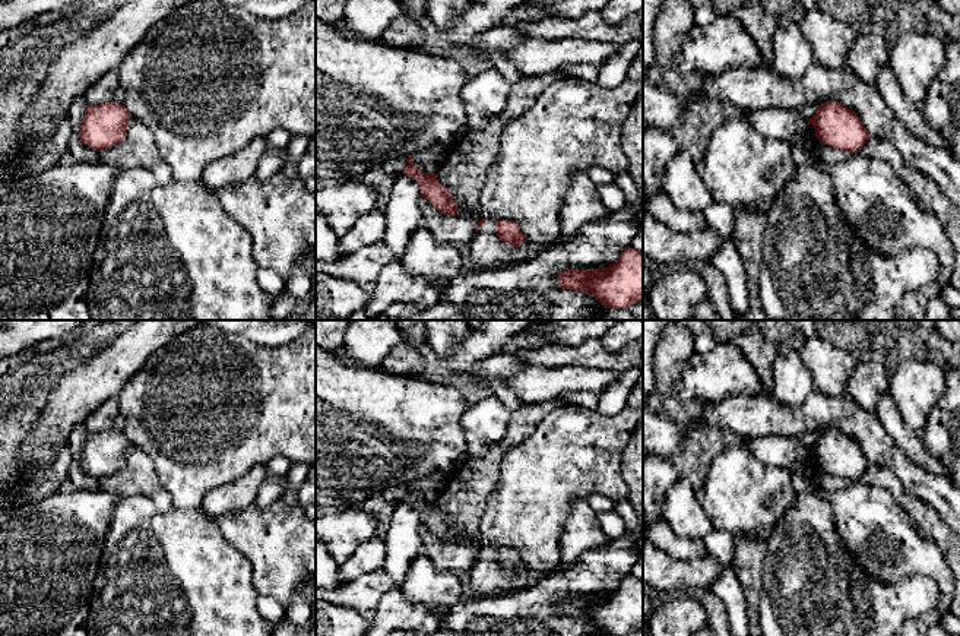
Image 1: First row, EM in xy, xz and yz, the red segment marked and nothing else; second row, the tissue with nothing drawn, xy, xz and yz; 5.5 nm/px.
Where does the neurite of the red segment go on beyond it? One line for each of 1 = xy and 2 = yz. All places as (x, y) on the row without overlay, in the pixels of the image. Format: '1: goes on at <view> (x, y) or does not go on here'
1: does not go on here
2: does not go on here

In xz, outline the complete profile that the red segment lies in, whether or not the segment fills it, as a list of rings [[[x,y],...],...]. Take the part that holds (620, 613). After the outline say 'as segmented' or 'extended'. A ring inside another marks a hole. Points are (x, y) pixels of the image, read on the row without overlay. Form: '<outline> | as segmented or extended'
[[[625,576],[620,586],[602,597],[565,597],[557,605],[563,617],[584,617],[595,624],[605,636],[630,636],[634,630],[643,629],[643,580]]] | as segmented

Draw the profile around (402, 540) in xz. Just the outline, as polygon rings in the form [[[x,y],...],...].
[[[402,501],[396,506],[389,529],[383,537],[386,561],[383,570],[393,579],[395,586],[402,589],[406,569],[422,550],[419,535],[421,518],[416,507]]]

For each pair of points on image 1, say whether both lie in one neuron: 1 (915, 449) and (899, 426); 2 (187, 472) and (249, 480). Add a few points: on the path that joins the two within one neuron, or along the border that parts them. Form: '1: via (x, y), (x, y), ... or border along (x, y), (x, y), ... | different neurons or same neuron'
1: via (911, 443), (899, 432) | same neuron
2: border along (265, 462), (250, 467), (237, 478), (208, 493) | different neurons

